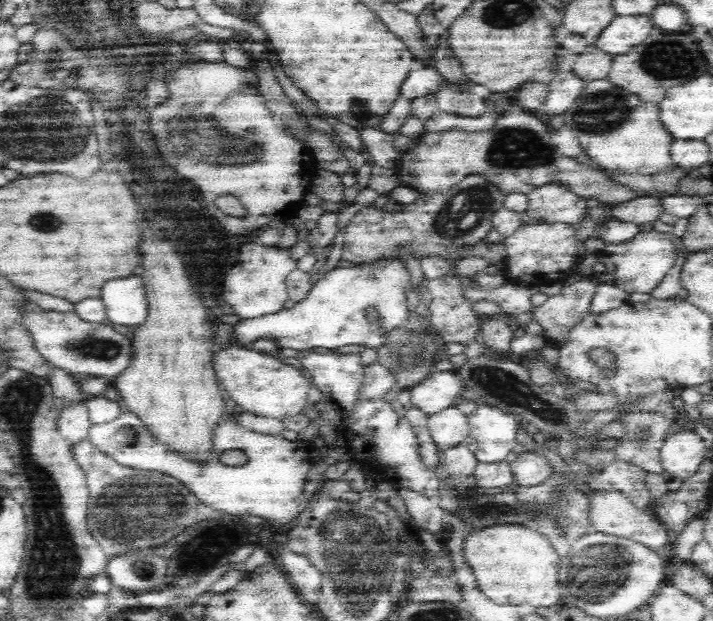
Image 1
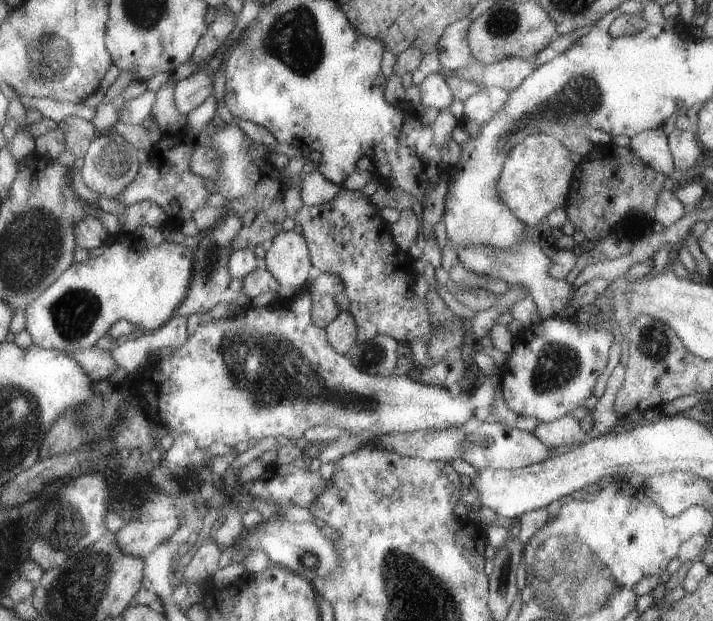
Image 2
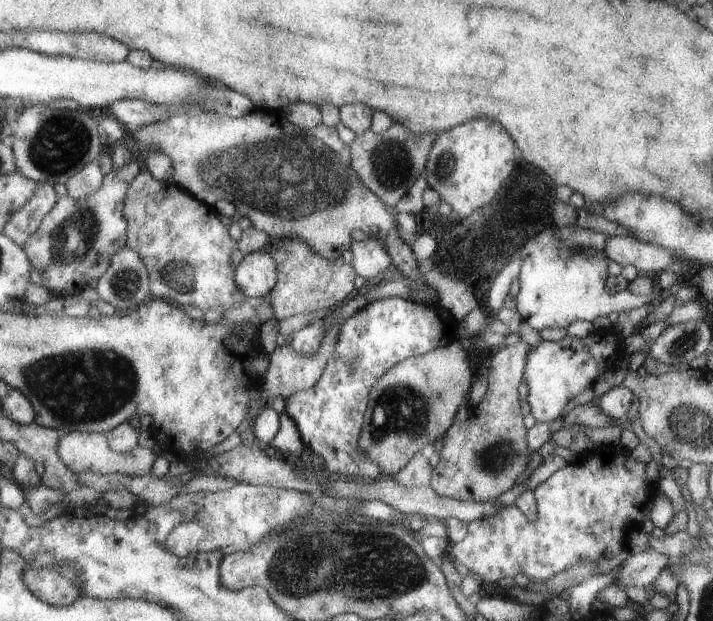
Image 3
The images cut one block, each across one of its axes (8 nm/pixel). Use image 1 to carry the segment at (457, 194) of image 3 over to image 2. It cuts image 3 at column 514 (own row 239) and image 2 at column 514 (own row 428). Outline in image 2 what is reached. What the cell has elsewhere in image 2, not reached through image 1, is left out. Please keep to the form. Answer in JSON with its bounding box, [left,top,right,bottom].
[496,133,575,226]

